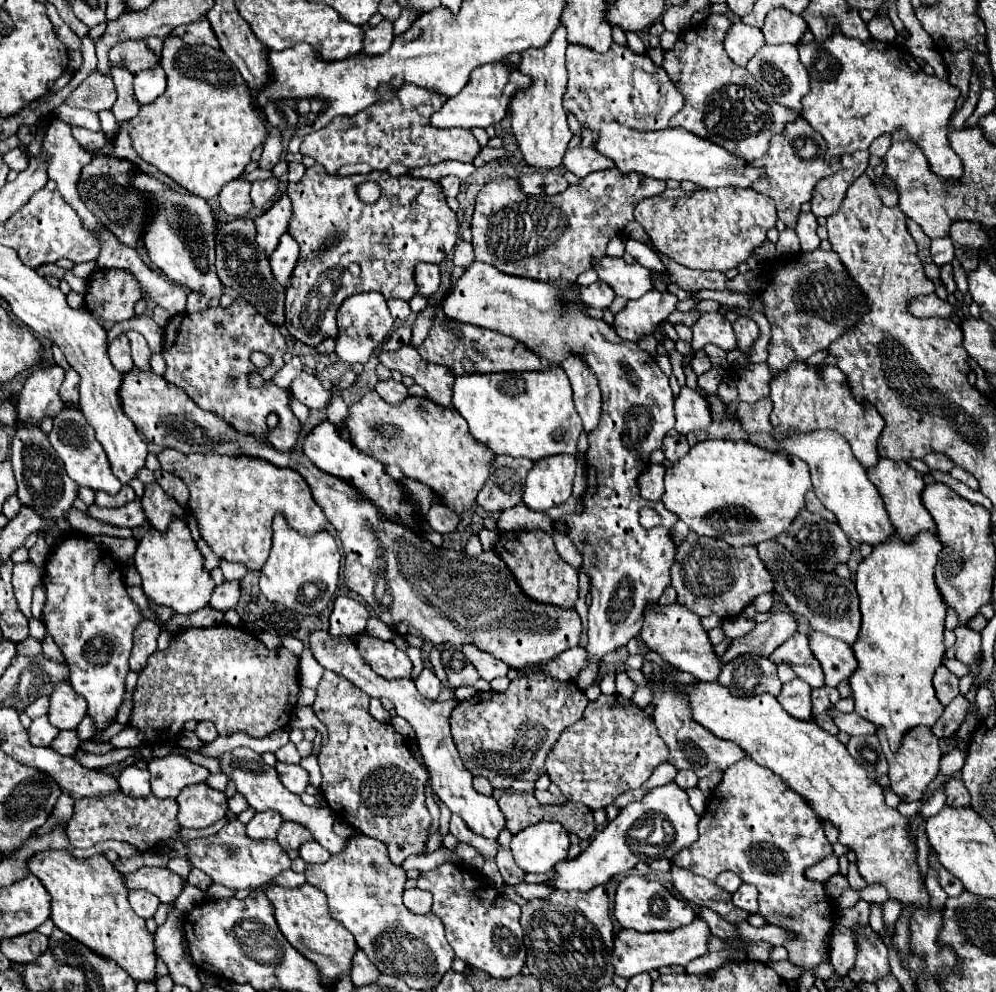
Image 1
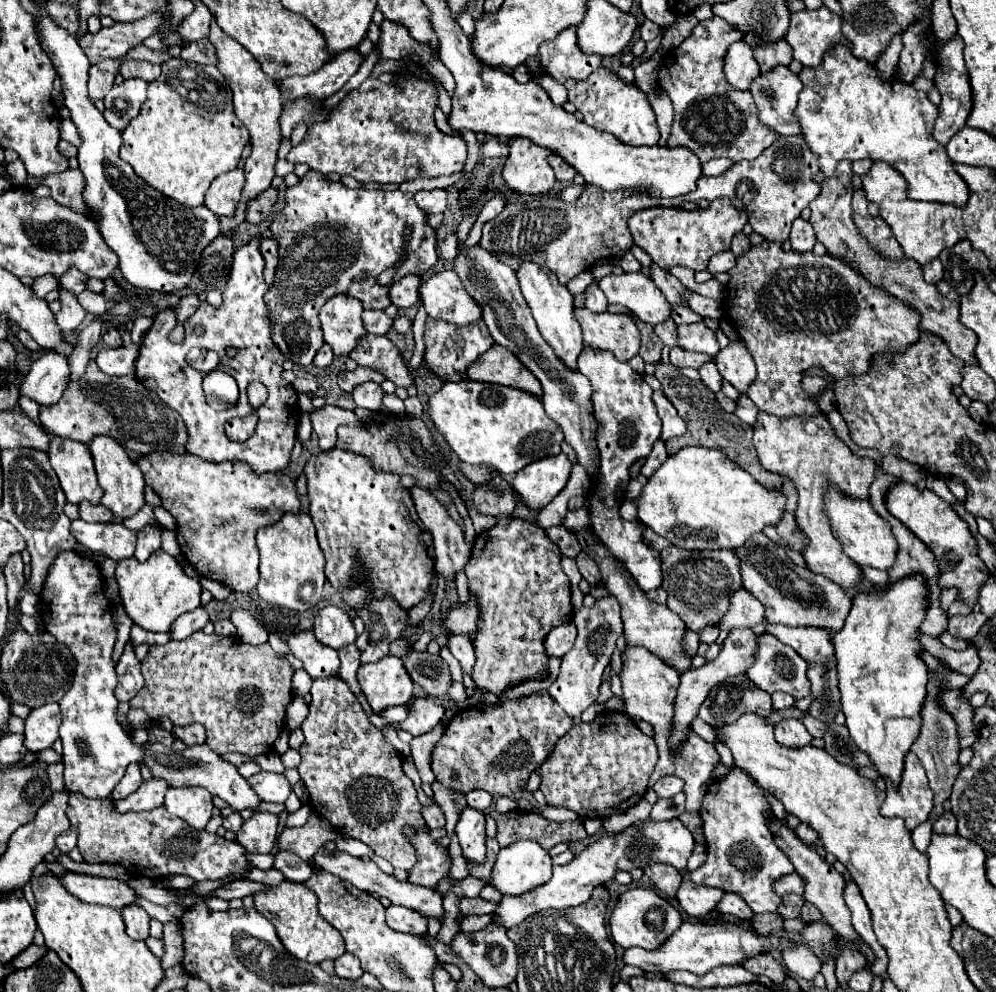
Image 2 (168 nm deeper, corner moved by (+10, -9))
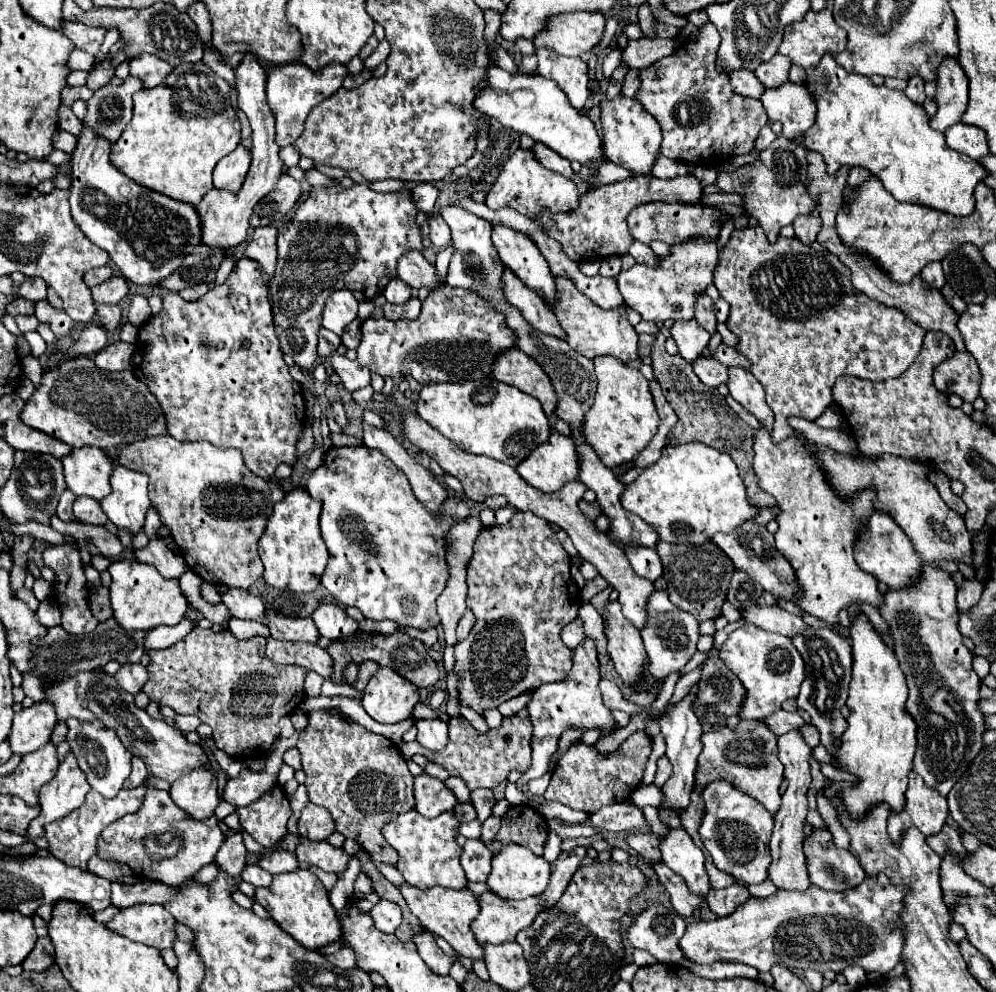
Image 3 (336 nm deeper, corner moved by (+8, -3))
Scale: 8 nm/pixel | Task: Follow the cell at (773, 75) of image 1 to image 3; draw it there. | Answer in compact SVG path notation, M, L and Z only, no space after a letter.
M785 82L779 88L769 88L759 98L767 110L771 122L781 122L781 136L793 140L803 136L815 118L815 102L807 94L807 88L801 84Z

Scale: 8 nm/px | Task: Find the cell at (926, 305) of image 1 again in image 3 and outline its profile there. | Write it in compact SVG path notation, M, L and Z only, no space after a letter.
M761 226L733 230L731 240L719 252L719 264L713 274L721 298L731 304L727 328L739 336L737 350L753 362L751 374L763 384L767 404L775 414L773 442L781 442L792 434L789 416L805 420L819 418L833 402L831 388L839 376L851 374L865 380L889 380L903 374L921 352L927 334L921 326L903 316L895 322L897 330L893 330L893 308L855 290L849 270L837 256L829 252L819 254L797 238L779 236L777 242L771 244Z

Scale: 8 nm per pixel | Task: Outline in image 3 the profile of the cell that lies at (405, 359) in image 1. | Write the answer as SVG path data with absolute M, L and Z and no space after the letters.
M355 318L341 334L341 340L343 340L343 346L345 348L357 348L359 346L359 340L361 340L361 320Z

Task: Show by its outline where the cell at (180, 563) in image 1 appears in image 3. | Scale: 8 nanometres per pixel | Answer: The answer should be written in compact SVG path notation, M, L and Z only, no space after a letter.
M113 560L107 570L111 574L109 596L113 618L125 630L149 632L161 624L173 626L183 620L189 604L179 590L179 580L165 580L153 566L141 564L137 560Z

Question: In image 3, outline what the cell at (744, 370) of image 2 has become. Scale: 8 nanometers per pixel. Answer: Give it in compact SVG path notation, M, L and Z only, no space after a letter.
M729 368L729 392L731 396L753 414L767 430L773 428L773 412L765 402L765 390L761 382L743 368Z

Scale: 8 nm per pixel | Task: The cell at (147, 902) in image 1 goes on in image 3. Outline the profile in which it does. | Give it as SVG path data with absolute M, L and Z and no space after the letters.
M141 904L141 906L131 906L127 910L119 910L111 922L107 922L109 930L133 940L141 942L147 946L153 946L157 950L173 948L175 942L175 918L161 906L161 904Z

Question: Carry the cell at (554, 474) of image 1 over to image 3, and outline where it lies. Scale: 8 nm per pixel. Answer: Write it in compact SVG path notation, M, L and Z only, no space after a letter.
M551 428L549 442L543 442L515 468L519 476L541 492L557 492L579 474L575 444L569 436Z

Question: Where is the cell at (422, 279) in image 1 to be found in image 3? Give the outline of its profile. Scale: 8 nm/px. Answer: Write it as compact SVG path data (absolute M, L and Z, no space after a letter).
M393 278L393 280L385 286L383 296L385 296L387 302L391 302L391 304L403 304L403 302L407 302L407 300L413 296L413 288L411 288L409 284L401 282L399 278Z

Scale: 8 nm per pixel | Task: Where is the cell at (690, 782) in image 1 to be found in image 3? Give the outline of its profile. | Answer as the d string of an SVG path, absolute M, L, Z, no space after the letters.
M661 756L659 760L657 760L657 774L655 774L655 786L657 788L663 788L663 784L665 784L665 780L671 776L671 762L665 758L665 756Z

